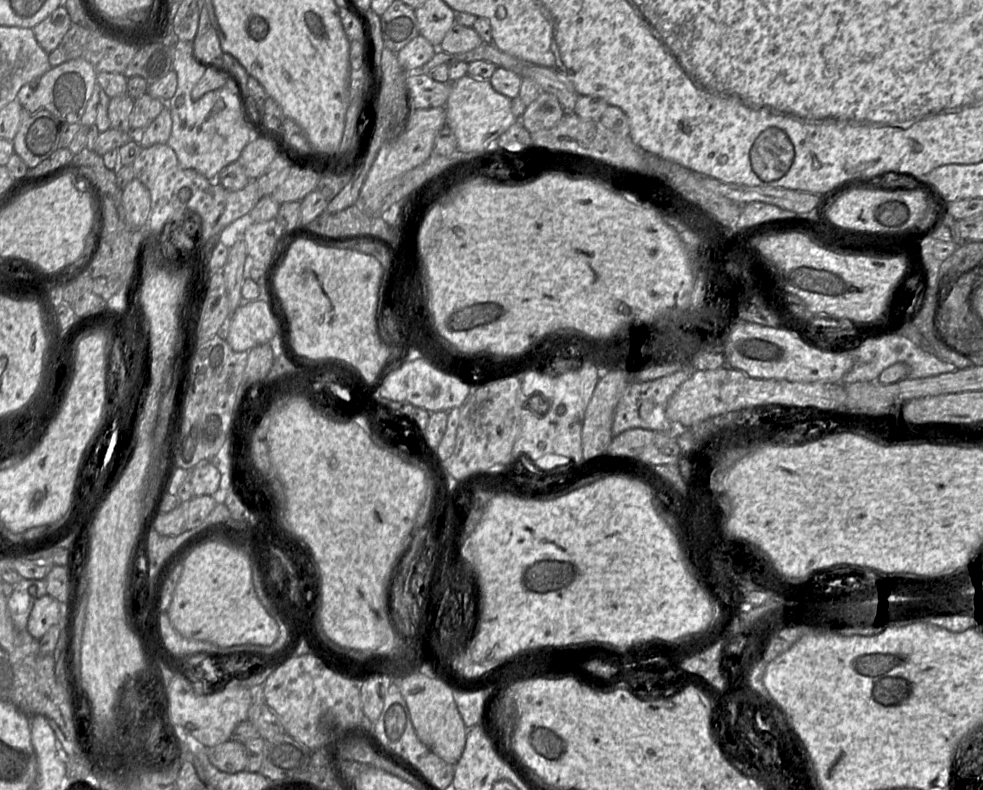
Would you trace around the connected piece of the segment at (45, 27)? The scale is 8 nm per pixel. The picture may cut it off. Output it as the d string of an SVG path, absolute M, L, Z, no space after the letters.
M61 5L32 29L38 44L49 54L58 47L71 25L67 9Z

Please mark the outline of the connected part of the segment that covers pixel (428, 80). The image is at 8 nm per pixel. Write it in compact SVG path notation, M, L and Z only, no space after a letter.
M407 73L407 95L410 110L444 107L451 82L437 82L427 74Z

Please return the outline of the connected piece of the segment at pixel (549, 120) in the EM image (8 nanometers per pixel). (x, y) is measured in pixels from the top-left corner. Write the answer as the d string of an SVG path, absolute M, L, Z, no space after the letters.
M542 92L527 106L520 122L529 133L534 133L554 127L565 114L556 96Z

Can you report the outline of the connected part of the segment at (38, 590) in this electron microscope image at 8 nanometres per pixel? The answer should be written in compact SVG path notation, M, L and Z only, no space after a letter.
M22 579L14 585L8 601L13 623L19 629L27 629L28 618L37 599L47 594L45 579Z

